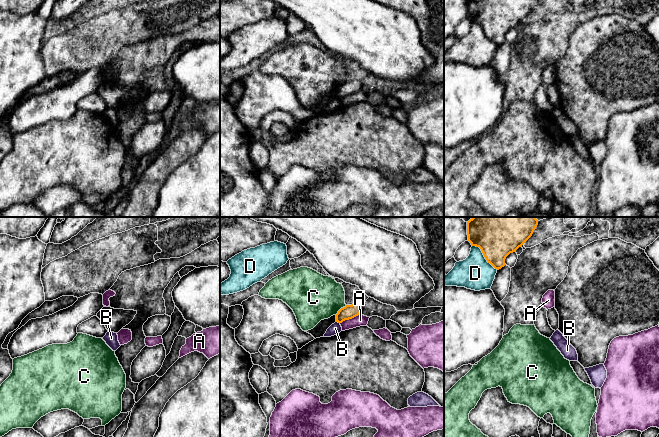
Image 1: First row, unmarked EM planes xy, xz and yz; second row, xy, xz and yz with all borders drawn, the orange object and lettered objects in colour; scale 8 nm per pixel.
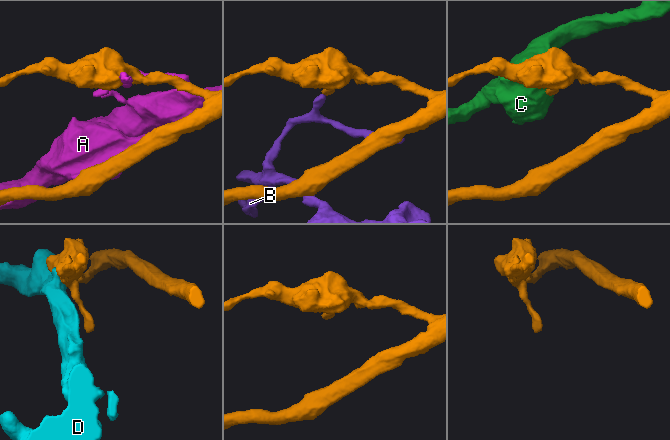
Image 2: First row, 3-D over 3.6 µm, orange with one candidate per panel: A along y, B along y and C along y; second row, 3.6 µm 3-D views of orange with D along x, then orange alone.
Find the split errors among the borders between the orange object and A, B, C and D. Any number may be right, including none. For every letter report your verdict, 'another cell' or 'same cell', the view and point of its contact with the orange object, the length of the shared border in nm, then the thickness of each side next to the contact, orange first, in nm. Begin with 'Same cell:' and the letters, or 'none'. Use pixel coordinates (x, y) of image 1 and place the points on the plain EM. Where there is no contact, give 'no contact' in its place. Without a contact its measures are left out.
Same cell: none
A: another cell | xz (350, 94) | 190 nm | 110/90 nm
B: another cell | xz (338, 98) | 40 nm | 110/90 nm
C: another cell | xz (340, 85) | 120 nm | 110/380 nm
D: another cell | yz (484, 32) | 280 nm | 280/260 nm

